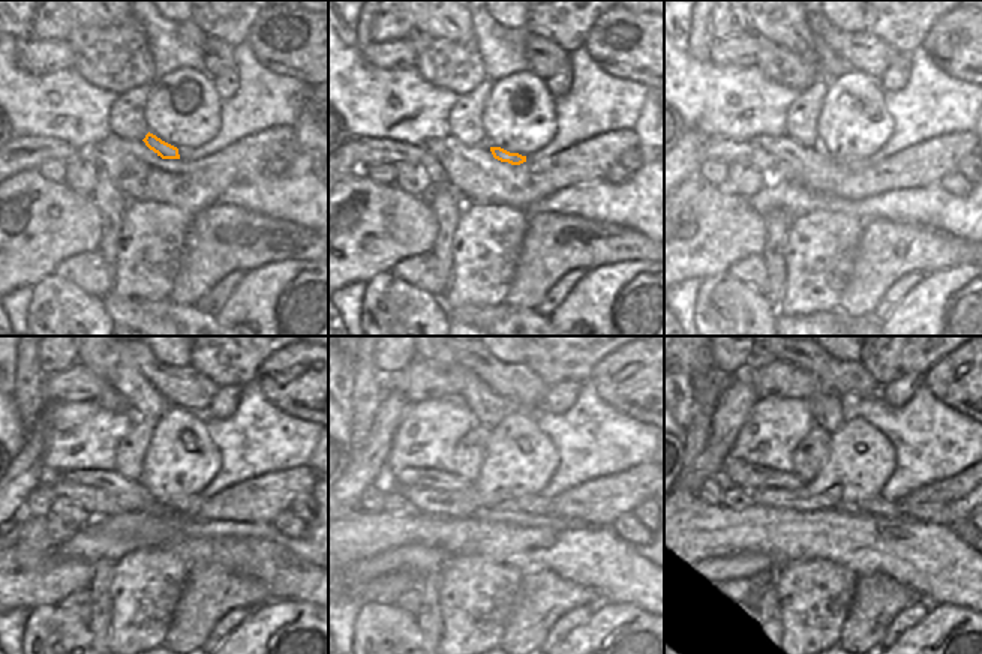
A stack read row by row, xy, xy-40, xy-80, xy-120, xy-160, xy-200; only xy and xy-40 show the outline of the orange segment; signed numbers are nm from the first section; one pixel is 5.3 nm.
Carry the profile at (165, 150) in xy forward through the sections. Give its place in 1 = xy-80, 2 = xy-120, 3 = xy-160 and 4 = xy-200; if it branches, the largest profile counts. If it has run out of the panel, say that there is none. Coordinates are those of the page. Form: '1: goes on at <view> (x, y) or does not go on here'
1: goes on at xy-80 (853, 162)
2: goes on at xy-120 (182, 504)
3: goes on at xy-160 (534, 504)
4: goes on at xy-200 (876, 506)

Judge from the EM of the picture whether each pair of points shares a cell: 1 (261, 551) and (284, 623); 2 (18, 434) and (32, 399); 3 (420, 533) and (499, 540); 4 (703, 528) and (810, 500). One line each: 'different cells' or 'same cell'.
1: different cells
2: different cells
3: same cell
4: different cells

